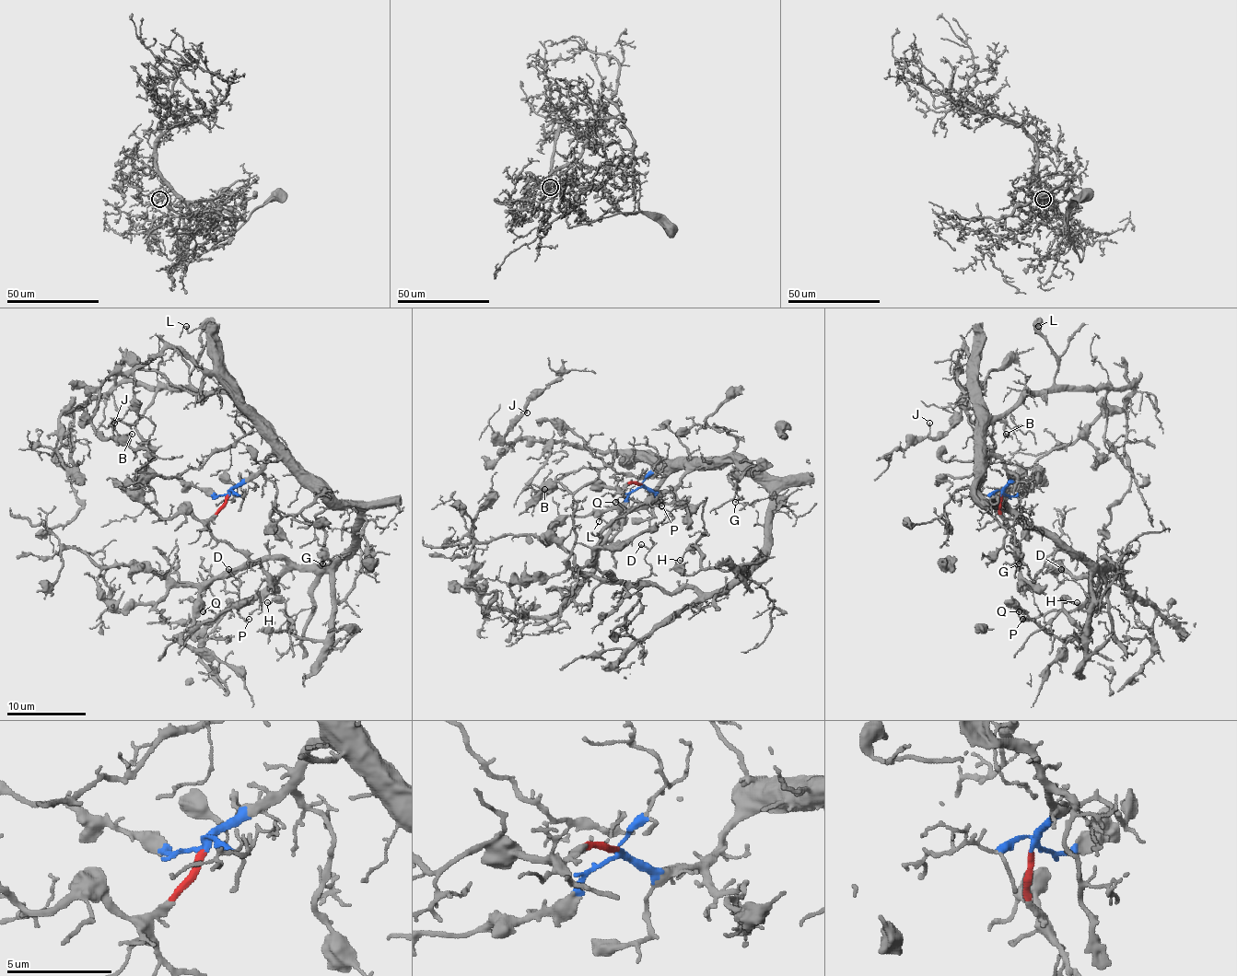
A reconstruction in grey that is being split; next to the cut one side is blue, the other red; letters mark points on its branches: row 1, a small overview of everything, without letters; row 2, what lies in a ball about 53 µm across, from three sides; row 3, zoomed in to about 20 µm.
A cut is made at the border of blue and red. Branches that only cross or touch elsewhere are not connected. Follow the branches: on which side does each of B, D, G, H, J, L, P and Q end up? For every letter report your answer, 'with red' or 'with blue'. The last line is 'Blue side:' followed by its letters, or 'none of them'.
B: with blue
D: with blue
G: with blue
H: with blue
J: with blue
L: with blue
P: with blue
Q: with blue
Blue side: B, D, G, H, J, L, P, Q

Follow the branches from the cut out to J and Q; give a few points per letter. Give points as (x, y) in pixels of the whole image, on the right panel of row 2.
J: (1001, 495), (1008, 470), (987, 454), (984, 404), (963, 348), (956, 374), (960, 416), (932, 437), (930, 422)
Q: (1001, 495), (1008, 470), (992, 456), (980, 492), (987, 501), (1111, 564), (1083, 633), (1055, 638), (1020, 612)

